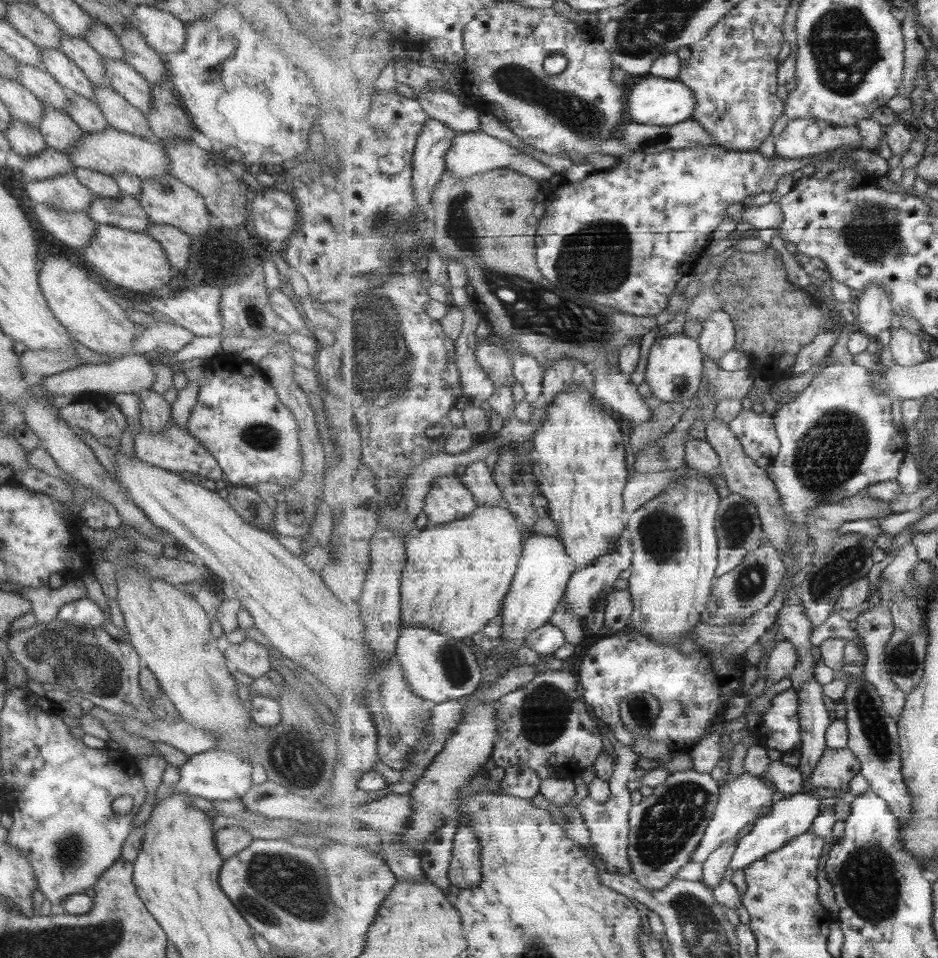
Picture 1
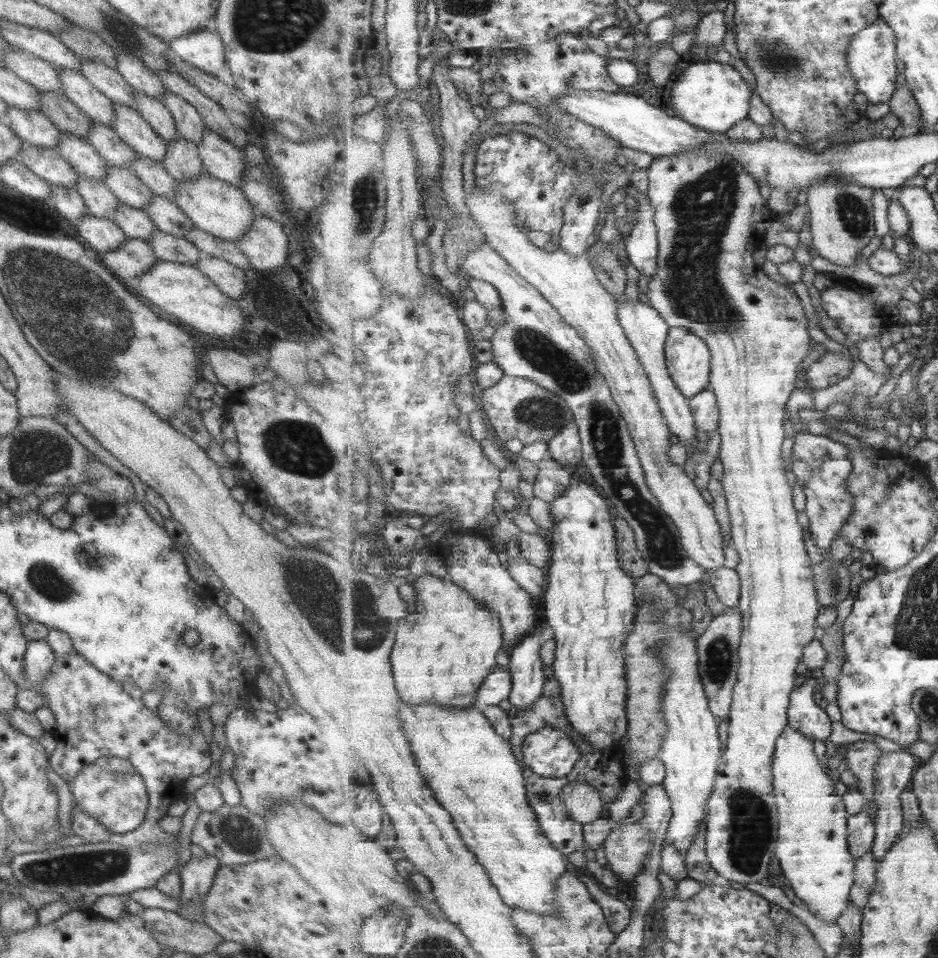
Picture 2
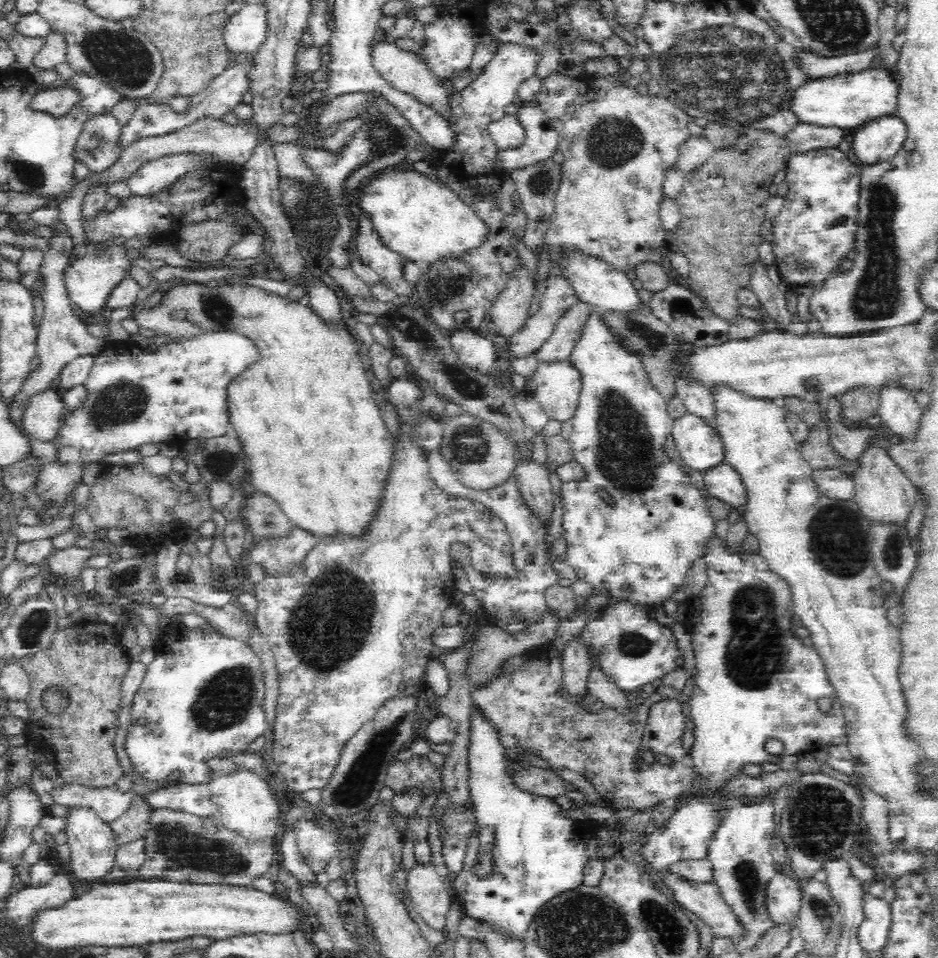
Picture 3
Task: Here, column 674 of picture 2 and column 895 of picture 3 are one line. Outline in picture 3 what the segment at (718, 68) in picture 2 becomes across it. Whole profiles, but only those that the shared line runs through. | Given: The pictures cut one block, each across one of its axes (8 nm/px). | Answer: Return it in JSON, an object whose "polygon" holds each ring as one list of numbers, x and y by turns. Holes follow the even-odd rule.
{"polygon":[[874,65,852,74,811,79,794,89,785,107,800,123,855,130,878,117,896,112,899,91,895,77,887,68]]}

